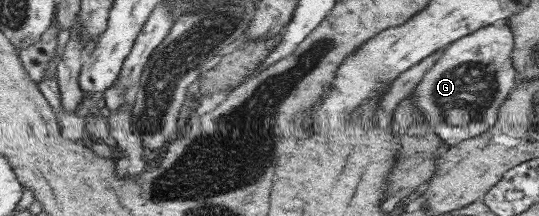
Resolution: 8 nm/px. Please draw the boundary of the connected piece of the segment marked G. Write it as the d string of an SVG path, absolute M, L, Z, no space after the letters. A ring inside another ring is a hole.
M499 22L476 30L446 47L435 67L427 71L425 79L409 96L415 98L415 104L421 110L421 122L428 123L447 145L459 144L459 141L467 138L487 134L491 126L499 126L499 110L518 86L519 71L515 69L513 62L513 44L513 32L509 24Z

